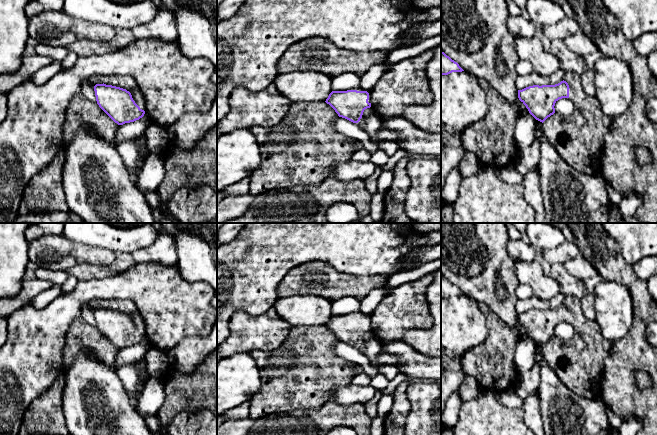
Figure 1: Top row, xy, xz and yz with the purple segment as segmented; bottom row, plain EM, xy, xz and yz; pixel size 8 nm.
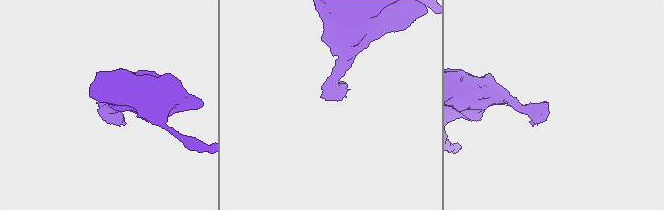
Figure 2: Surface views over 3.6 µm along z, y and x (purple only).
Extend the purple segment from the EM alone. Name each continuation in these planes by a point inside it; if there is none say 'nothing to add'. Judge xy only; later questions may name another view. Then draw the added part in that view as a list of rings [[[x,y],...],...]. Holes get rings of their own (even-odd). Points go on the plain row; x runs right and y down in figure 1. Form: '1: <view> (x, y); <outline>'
1: xy (44, 416); [[[78,316],[66,334],[63,371],[51,387],[27,407],[18,435],[69,435],[62,408],[65,373],[82,349],[94,352],[112,370],[118,370],[115,362],[119,349],[97,327]]]

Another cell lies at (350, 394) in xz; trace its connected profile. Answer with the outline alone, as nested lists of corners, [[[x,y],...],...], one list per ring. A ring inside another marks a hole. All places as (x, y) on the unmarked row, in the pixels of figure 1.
[[[344,385],[338,387],[329,392],[329,400],[333,400],[336,403],[344,406],[353,404],[366,404],[372,400],[377,390],[371,385],[360,386],[360,385]]]

